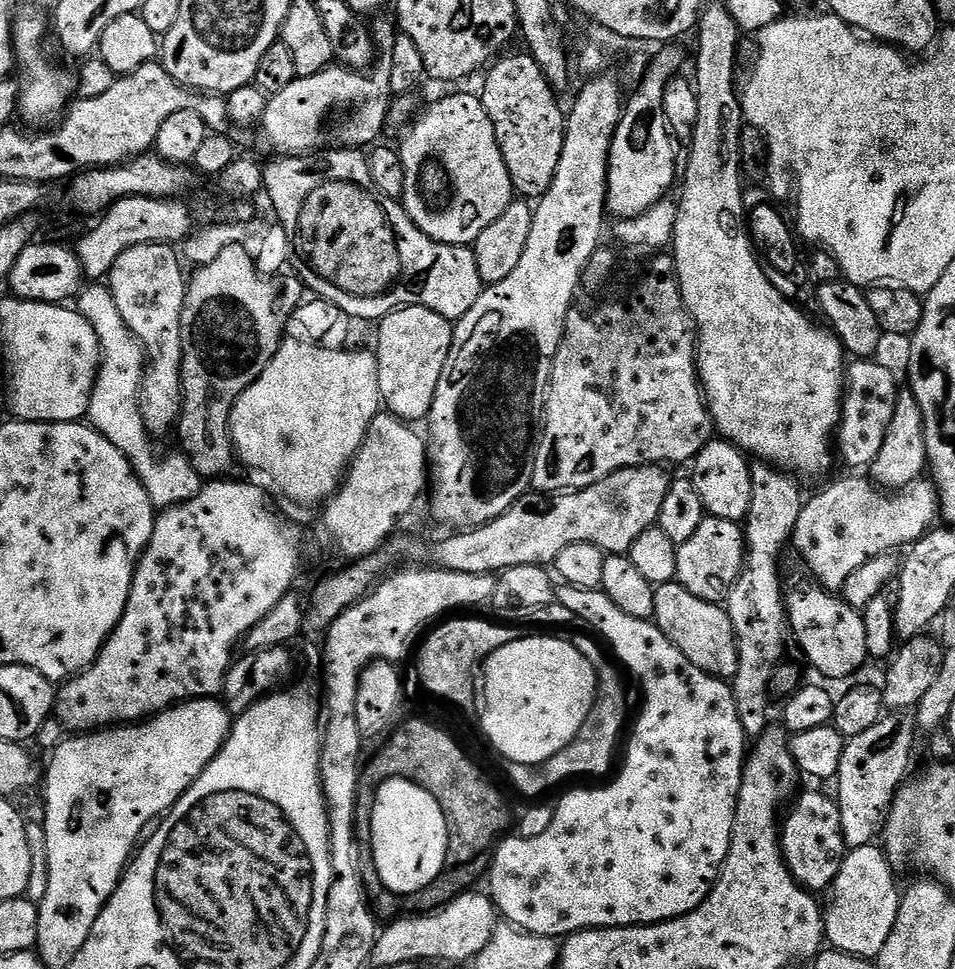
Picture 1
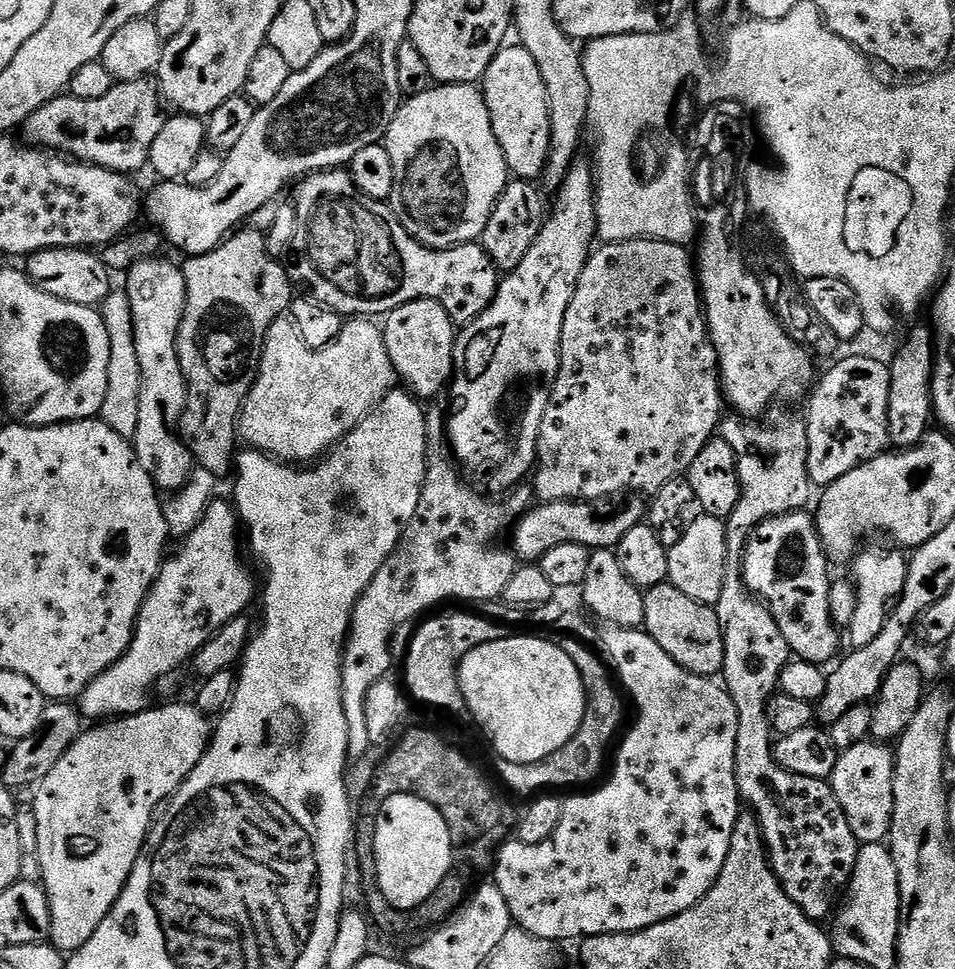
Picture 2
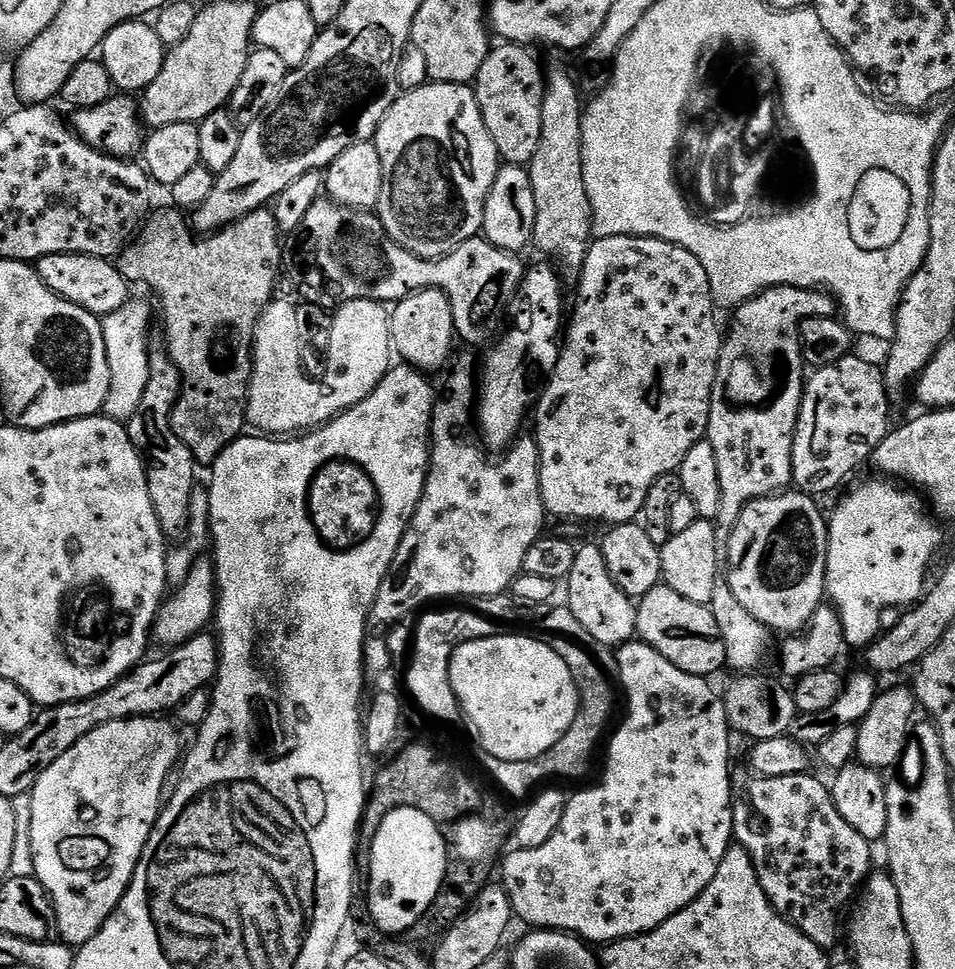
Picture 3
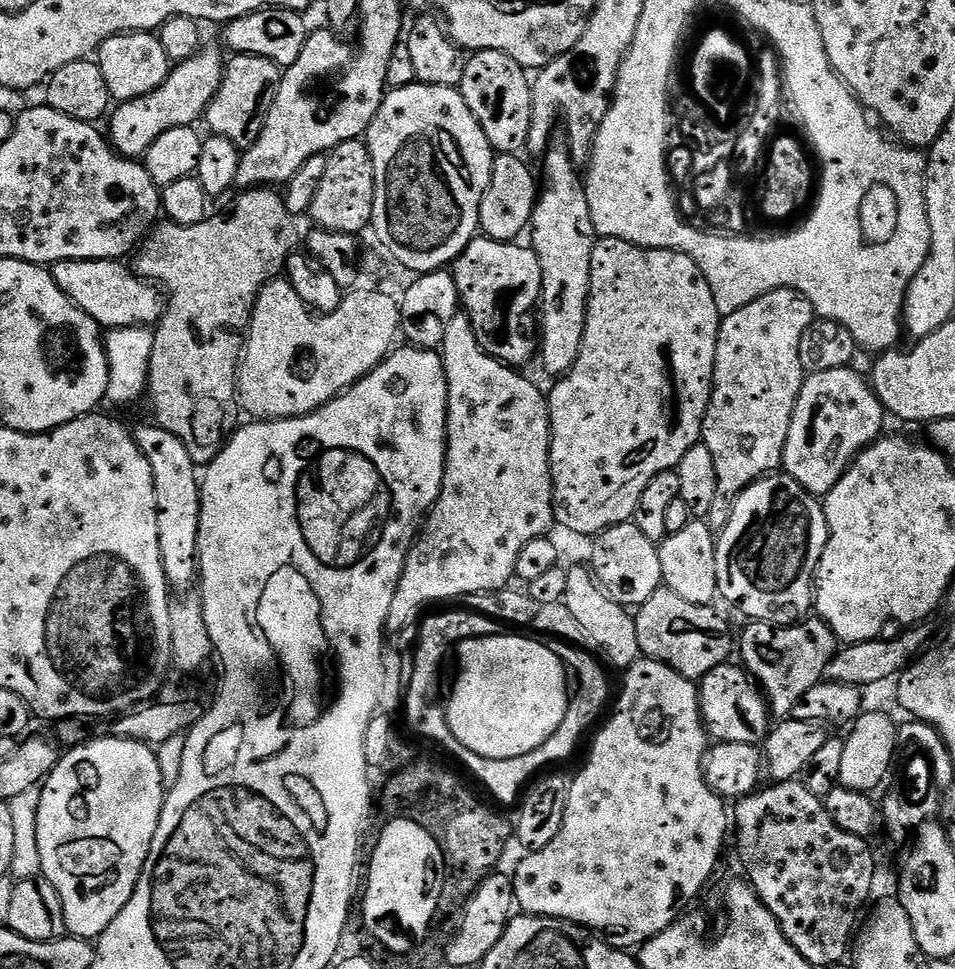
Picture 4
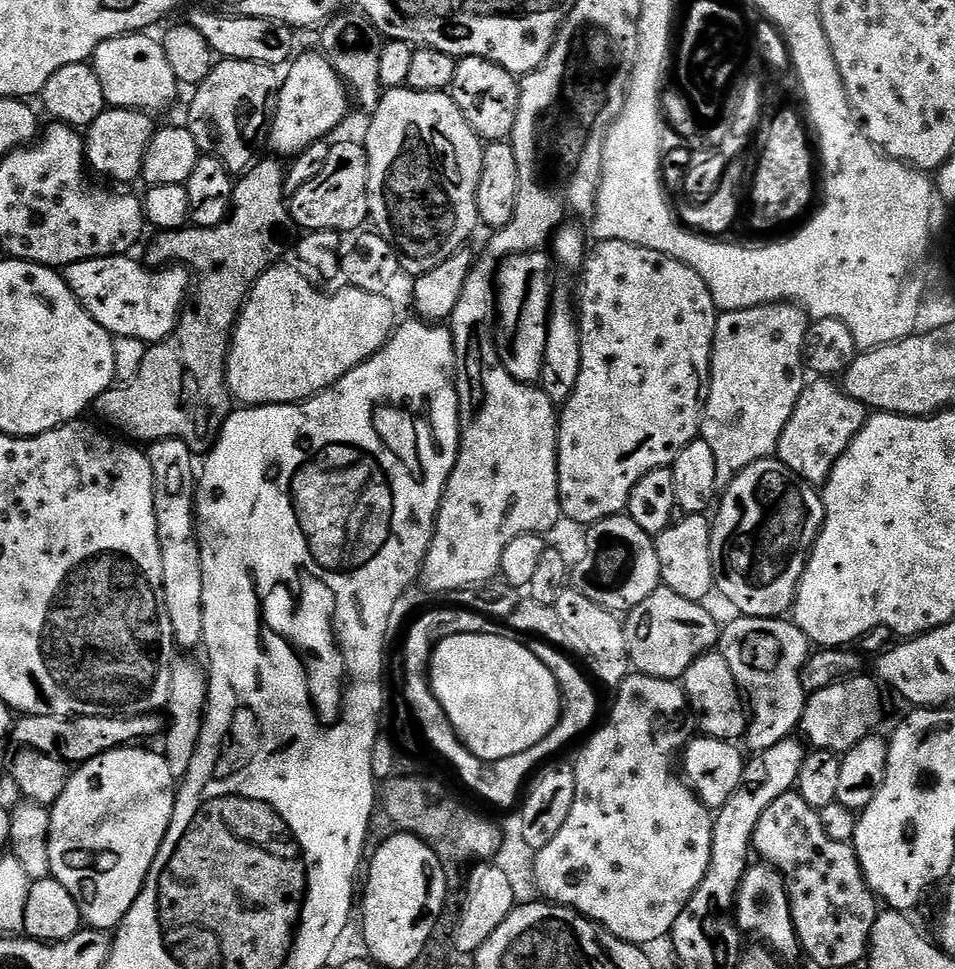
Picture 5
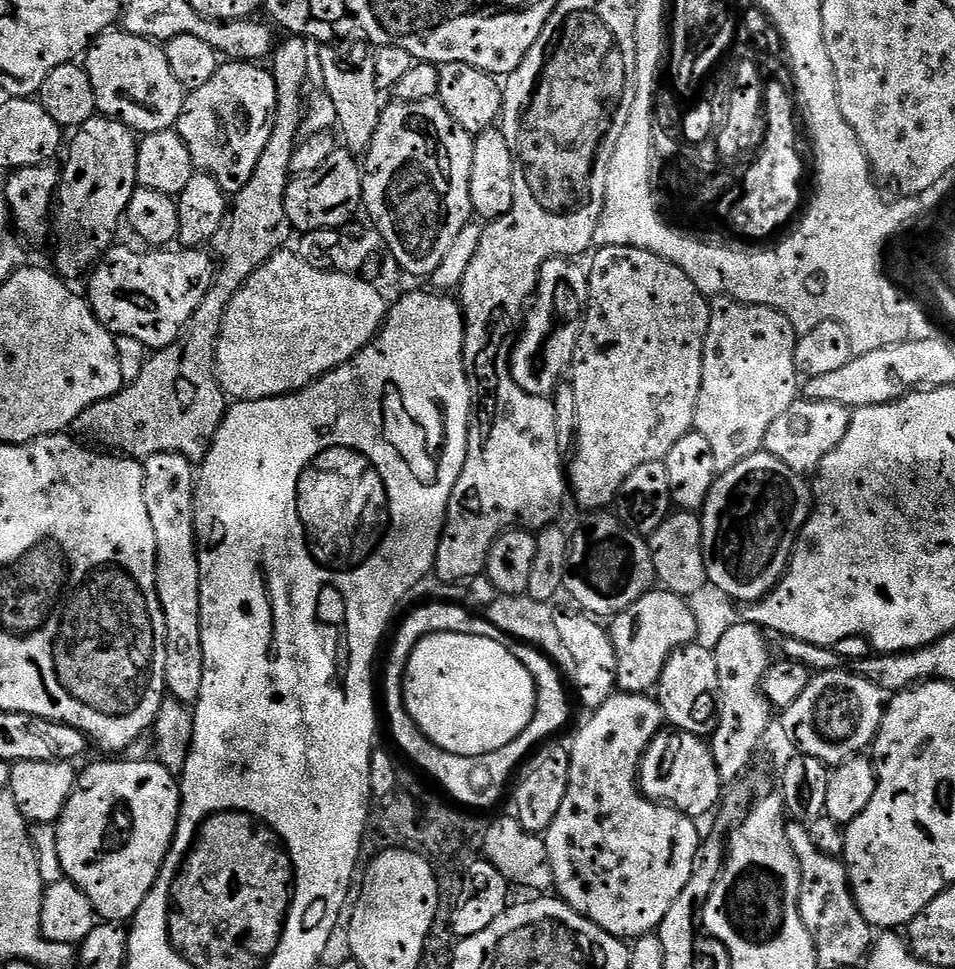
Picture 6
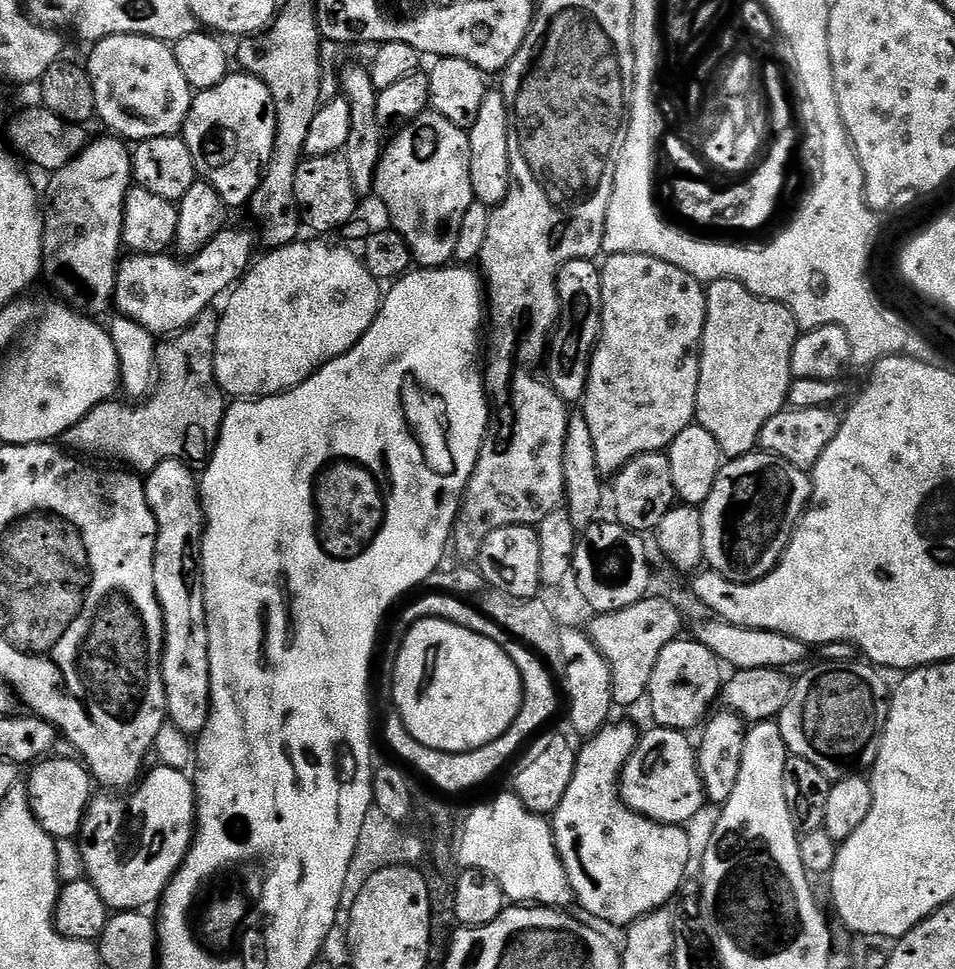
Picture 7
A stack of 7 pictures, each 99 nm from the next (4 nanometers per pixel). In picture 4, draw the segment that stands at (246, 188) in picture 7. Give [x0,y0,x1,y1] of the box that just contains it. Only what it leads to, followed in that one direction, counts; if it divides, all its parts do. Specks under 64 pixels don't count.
[207,54,282,150]

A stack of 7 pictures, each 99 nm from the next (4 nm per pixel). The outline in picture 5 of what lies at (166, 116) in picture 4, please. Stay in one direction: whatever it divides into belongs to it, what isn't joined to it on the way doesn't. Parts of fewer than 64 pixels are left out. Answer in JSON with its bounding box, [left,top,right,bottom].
[86,108,158,186]

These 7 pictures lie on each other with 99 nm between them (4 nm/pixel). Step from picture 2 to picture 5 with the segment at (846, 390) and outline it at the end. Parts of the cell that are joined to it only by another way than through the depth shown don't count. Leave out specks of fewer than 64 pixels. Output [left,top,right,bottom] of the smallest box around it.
[778,378,869,486]

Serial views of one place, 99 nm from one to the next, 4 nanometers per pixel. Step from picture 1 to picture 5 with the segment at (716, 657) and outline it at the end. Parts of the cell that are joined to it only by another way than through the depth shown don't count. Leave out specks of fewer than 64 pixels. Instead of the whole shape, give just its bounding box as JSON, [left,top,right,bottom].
[623,588,721,681]

